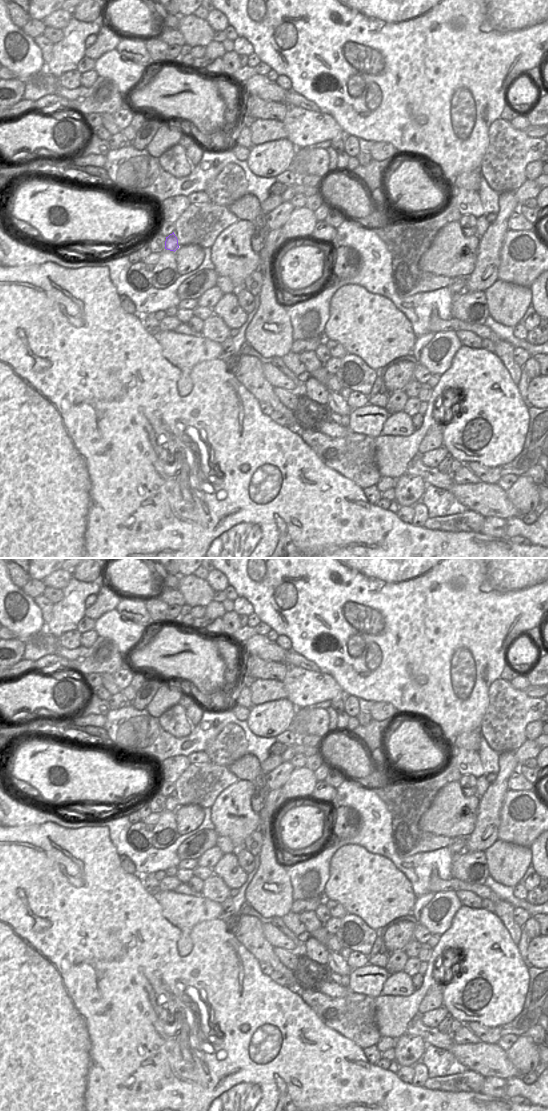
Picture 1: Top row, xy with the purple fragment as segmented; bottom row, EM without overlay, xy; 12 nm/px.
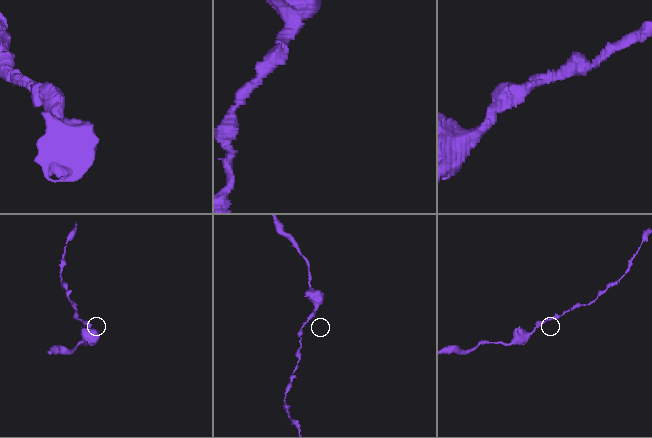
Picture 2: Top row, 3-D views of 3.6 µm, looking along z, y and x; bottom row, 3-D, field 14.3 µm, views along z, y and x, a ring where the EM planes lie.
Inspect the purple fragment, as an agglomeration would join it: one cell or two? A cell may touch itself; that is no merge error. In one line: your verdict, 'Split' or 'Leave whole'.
Leave whole.

